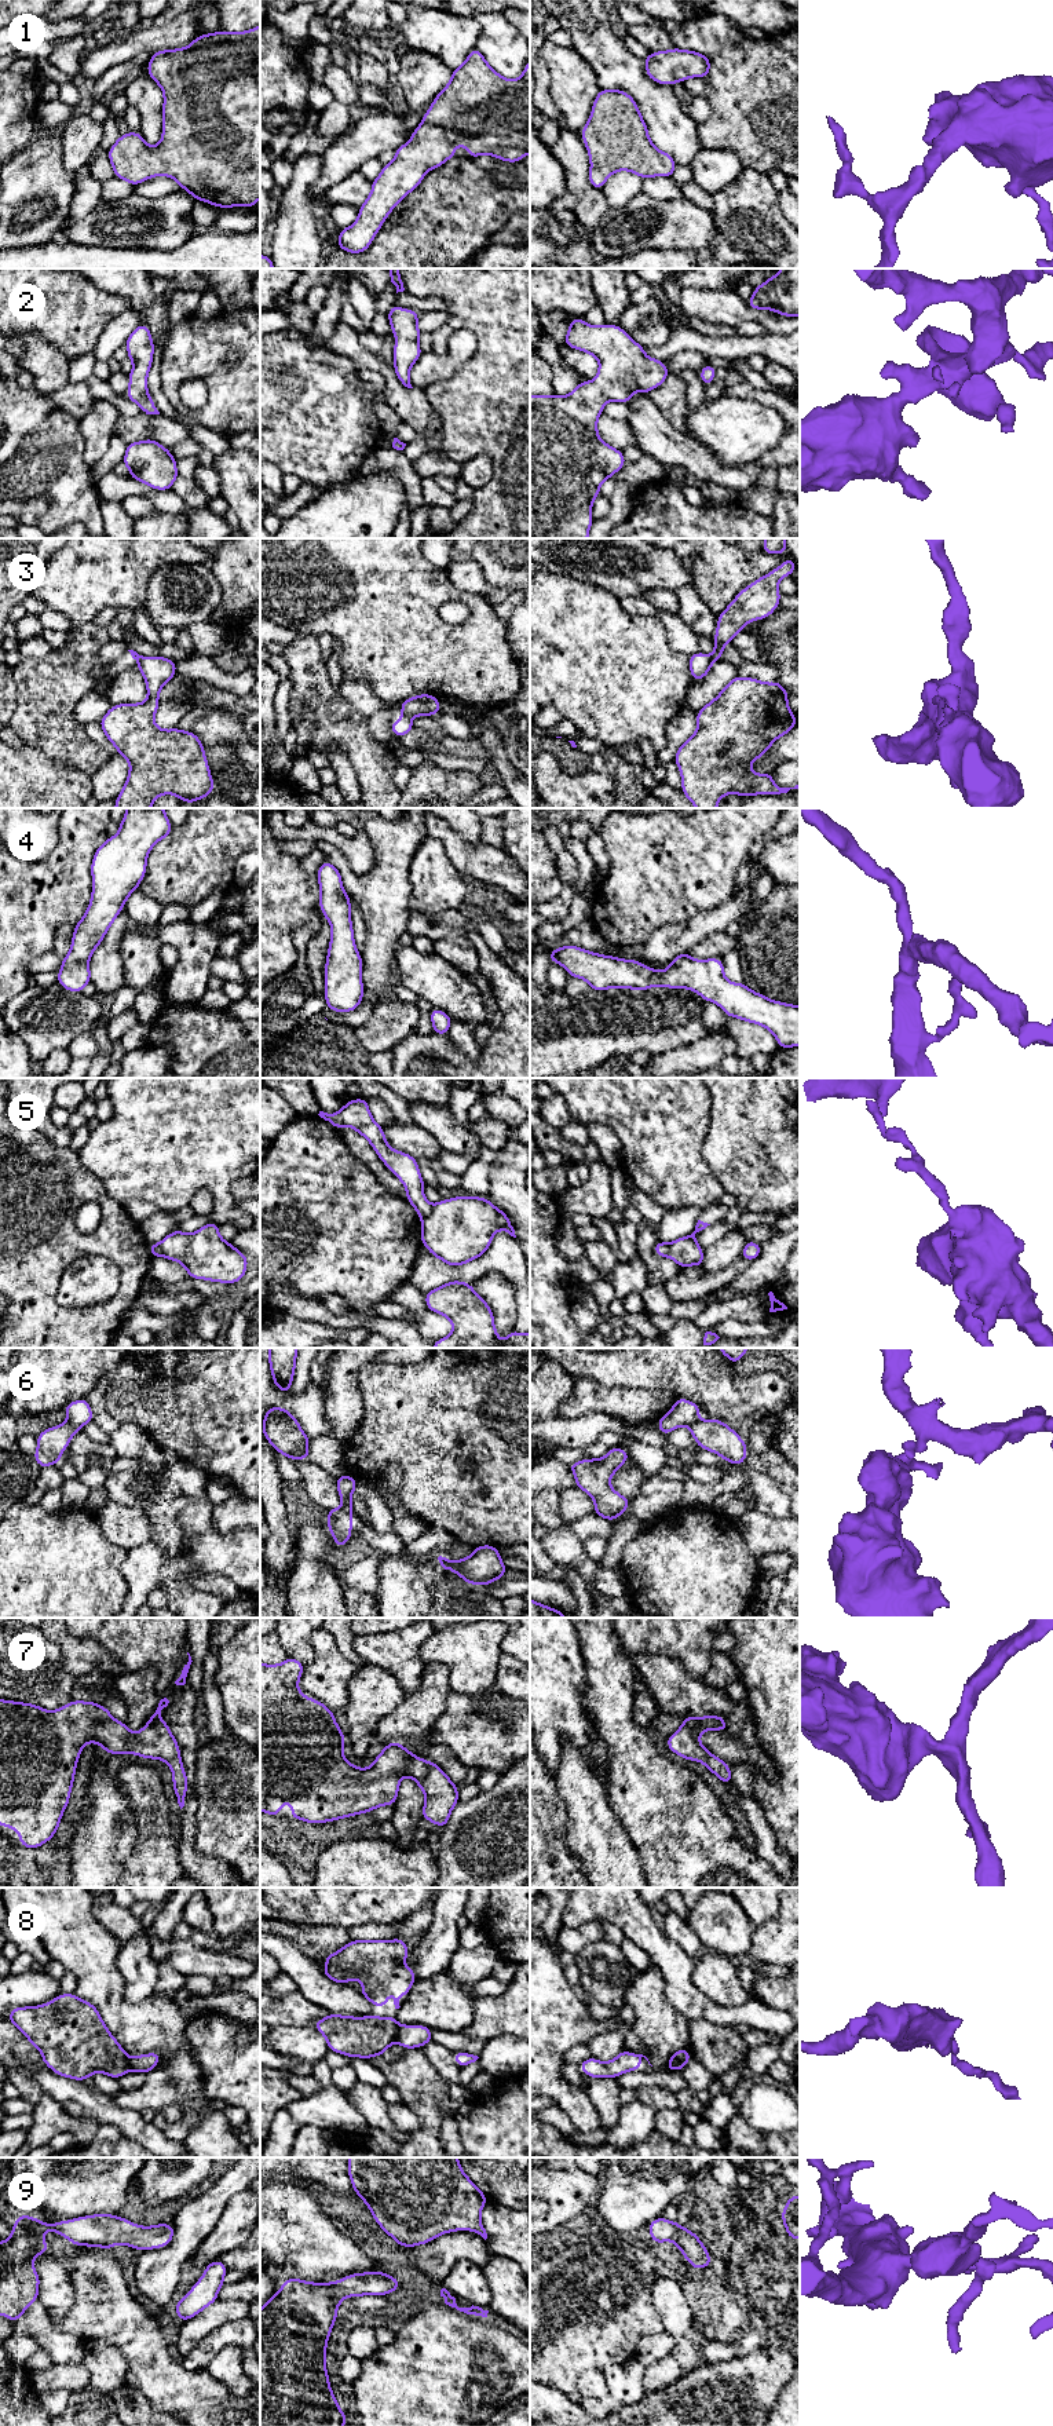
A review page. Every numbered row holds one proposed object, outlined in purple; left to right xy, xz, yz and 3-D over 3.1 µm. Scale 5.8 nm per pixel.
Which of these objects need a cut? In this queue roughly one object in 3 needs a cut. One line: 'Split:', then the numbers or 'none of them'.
Split: 3, 5, 6, 8

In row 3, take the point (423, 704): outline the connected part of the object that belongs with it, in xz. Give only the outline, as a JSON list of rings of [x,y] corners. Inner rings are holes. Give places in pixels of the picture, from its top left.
[[[418,694],[407,698],[398,705],[406,715],[412,716],[432,716],[440,713],[442,708],[438,697],[429,694]]]

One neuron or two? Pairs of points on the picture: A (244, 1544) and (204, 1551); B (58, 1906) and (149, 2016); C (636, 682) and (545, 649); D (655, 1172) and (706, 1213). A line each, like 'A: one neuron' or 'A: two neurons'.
A: one neuron
B: one neuron
C: one neuron
D: two neurons

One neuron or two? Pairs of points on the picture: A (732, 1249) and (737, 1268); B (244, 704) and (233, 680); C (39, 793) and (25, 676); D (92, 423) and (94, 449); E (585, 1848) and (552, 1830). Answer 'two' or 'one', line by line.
A: two
B: two
C: two
D: one
E: two

